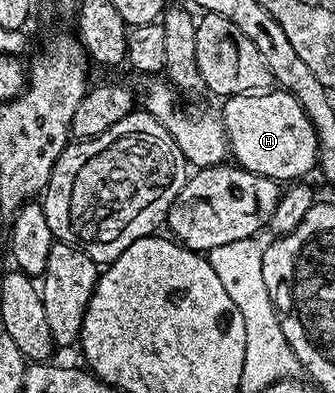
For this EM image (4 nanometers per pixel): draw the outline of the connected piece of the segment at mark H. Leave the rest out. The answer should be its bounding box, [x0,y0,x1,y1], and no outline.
[222,87,319,183]

